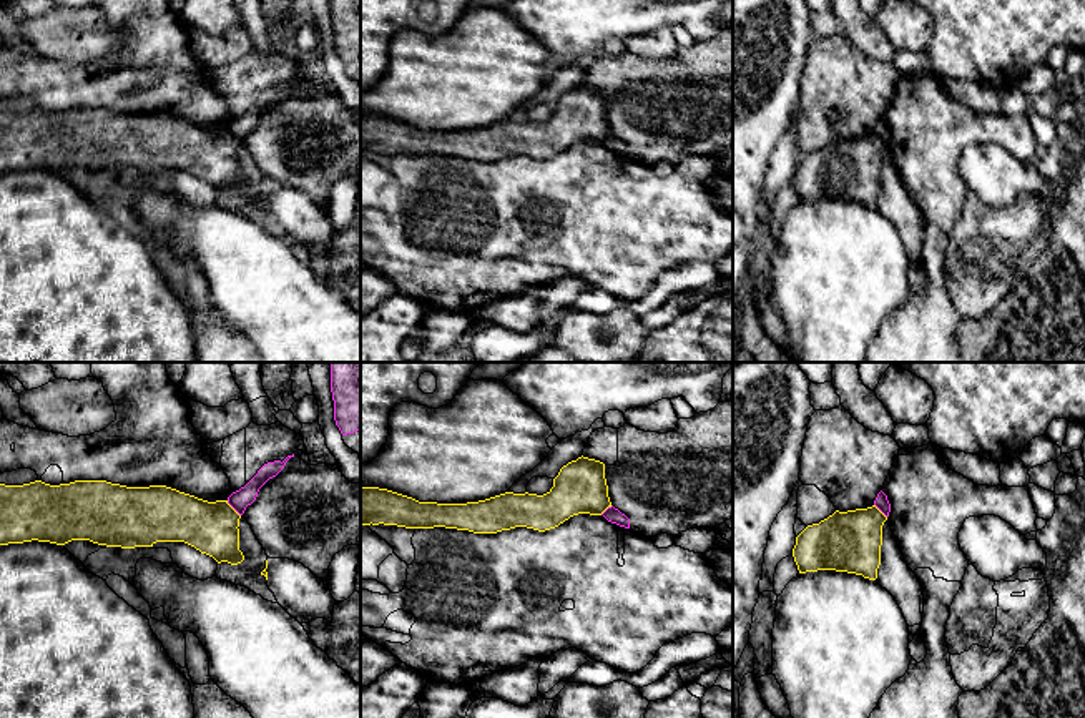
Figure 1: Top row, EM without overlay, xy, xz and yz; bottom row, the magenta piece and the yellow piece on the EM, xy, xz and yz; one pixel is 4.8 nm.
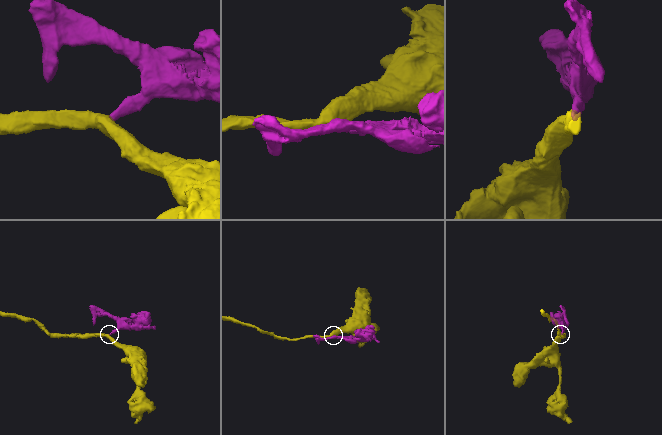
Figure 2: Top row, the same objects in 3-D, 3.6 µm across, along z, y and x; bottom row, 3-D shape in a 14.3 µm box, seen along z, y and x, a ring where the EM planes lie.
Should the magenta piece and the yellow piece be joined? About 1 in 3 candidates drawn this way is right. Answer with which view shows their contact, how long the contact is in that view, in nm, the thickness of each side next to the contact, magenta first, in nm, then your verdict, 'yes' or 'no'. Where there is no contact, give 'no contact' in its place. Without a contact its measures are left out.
meets magenta in xy; contact 100 nm long; 90 nm thick on the magenta side, 260 nm on the other; no

